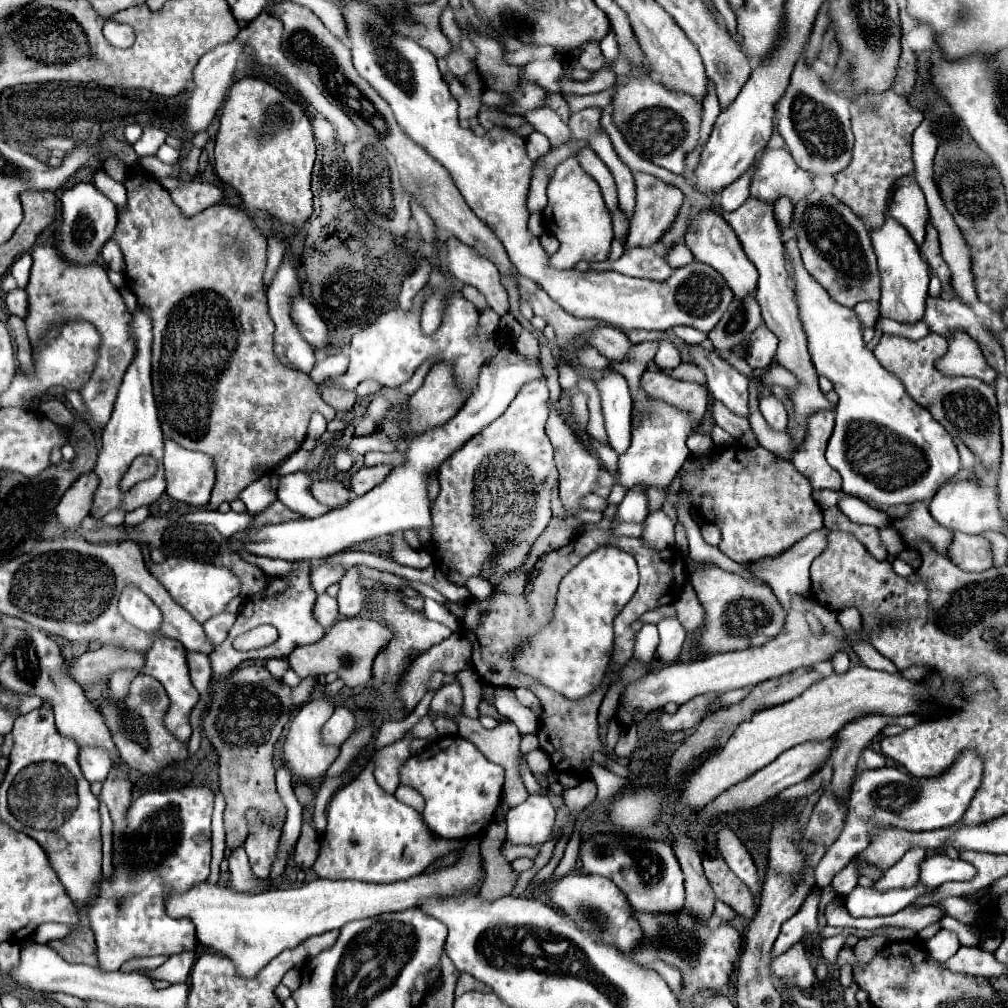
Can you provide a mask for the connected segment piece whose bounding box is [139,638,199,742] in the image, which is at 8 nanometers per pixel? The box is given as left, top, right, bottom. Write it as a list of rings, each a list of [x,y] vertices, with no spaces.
[[[157,638],[153,642],[153,646],[147,650],[145,656],[145,666],[139,674],[149,674],[155,680],[159,680],[163,684],[163,688],[167,688],[167,696],[171,700],[169,712],[165,716],[165,726],[183,742],[189,742],[191,736],[191,726],[189,726],[189,712],[191,708],[197,704],[199,694],[195,690],[195,686],[189,680],[189,668],[187,668],[187,660],[185,660],[185,648],[181,642],[169,640],[169,638]]]

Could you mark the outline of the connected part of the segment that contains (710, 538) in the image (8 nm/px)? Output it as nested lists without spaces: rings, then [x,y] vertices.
[[[704,523],[700,530],[702,537],[707,544],[715,547],[718,546],[721,541],[721,532],[715,524]]]

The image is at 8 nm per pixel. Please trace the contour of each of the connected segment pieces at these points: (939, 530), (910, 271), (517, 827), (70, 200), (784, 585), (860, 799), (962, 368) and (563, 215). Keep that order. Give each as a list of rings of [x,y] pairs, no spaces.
[[[925,502],[911,504],[909,516],[905,516],[901,520],[895,520],[895,522],[899,522],[899,528],[903,530],[903,540],[907,544],[911,544],[917,538],[925,538],[935,546],[935,550],[941,550],[941,554],[947,552],[947,546],[949,546],[949,542],[953,538],[953,534],[947,528],[939,526],[931,518]]]
[[[885,218],[885,224],[871,232],[873,248],[877,254],[877,266],[881,276],[881,316],[891,318],[901,324],[915,324],[925,314],[925,300],[927,300],[927,286],[929,286],[929,272],[927,262],[921,258],[917,244],[907,234],[903,226],[899,226],[893,218]]]
[[[529,796],[525,802],[507,812],[505,822],[505,842],[541,846],[551,838],[555,810],[547,796]]]
[[[75,184],[65,190],[61,196],[63,224],[57,238],[57,248],[61,254],[77,264],[93,264],[101,246],[111,238],[117,224],[117,208],[115,204],[93,184]]]
[[[815,530],[811,534],[807,534],[805,538],[801,538],[797,544],[793,544],[789,550],[785,550],[783,554],[777,556],[767,556],[761,558],[757,562],[751,562],[749,566],[745,566],[755,578],[763,580],[765,584],[771,586],[771,590],[775,592],[775,596],[779,598],[779,602],[785,606],[785,610],[789,610],[789,598],[793,594],[807,594],[809,592],[809,566],[813,562],[813,558],[817,558],[821,554],[821,550],[825,548],[825,538],[827,538],[827,530]]]
[[[963,750],[957,760],[939,776],[933,778],[915,778],[905,770],[885,766],[877,770],[861,770],[857,780],[853,782],[851,798],[849,798],[849,814],[845,820],[843,834],[829,846],[827,854],[815,868],[817,886],[829,886],[833,874],[837,874],[847,862],[851,854],[857,854],[867,846],[867,830],[871,826],[899,826],[915,832],[937,830],[957,824],[965,810],[969,808],[975,792],[981,786],[983,778],[983,762],[977,750]]]
[[[953,334],[949,340],[947,354],[937,360],[937,368],[947,376],[973,376],[987,384],[993,384],[997,374],[983,358],[979,344],[967,334]]]
[[[577,156],[565,158],[555,166],[547,184],[549,204],[543,210],[543,222],[547,230],[561,242],[559,250],[551,256],[551,264],[559,270],[573,268],[579,260],[599,262],[607,260],[611,254],[611,216],[603,206],[603,198],[599,194],[599,184],[581,168]]]

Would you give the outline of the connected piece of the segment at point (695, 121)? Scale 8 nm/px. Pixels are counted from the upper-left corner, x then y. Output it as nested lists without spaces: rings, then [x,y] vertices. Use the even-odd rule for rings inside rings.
[[[631,74],[631,78],[625,78],[625,84],[617,86],[611,114],[615,118],[615,126],[625,136],[627,144],[641,158],[675,174],[685,172],[687,154],[699,146],[699,126],[703,114],[699,98],[667,90],[663,84],[653,82],[647,74]]]

